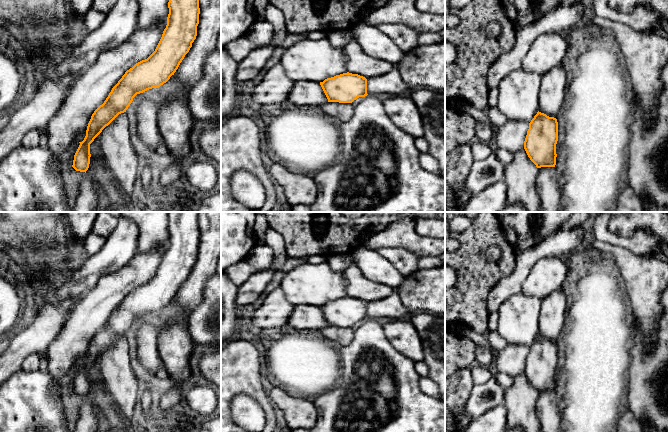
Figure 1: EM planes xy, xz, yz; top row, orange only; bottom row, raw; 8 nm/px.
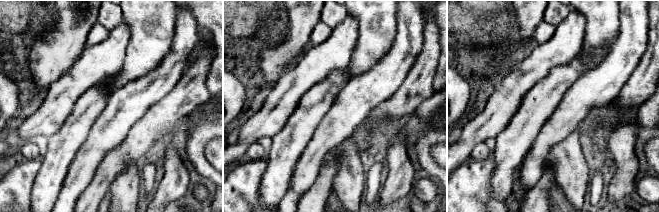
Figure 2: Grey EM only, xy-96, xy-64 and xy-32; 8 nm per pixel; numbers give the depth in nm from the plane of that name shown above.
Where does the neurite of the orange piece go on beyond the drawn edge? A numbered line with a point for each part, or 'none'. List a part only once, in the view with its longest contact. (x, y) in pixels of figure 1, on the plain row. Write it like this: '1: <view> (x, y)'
1: xy (90, 314)

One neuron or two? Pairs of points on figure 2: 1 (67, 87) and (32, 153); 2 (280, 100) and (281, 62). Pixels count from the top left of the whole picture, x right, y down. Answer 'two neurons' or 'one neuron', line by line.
1: two neurons
2: two neurons

